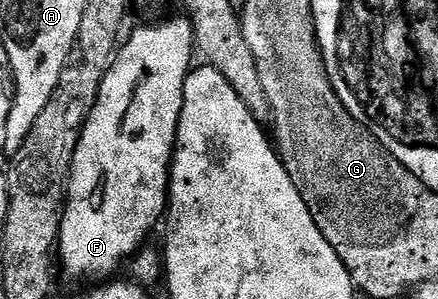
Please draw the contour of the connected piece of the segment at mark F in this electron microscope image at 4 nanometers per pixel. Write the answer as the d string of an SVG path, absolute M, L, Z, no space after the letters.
M186 16L179 17L176 21L169 21L165 25L147 25L135 34L128 36L122 42L119 53L115 57L113 67L105 75L101 83L99 98L93 112L84 125L84 133L78 143L78 151L72 169L71 183L68 186L67 207L63 213L62 231L59 233L59 256L61 269L71 277L84 277L93 283L102 282L116 276L119 268L126 266L140 249L148 244L147 236L155 229L155 224L164 220L169 208L169 182L171 180L171 159L175 155L175 136L179 134L179 121L183 117L183 92L187 83L187 74L193 68L191 52L196 52L195 25Z

